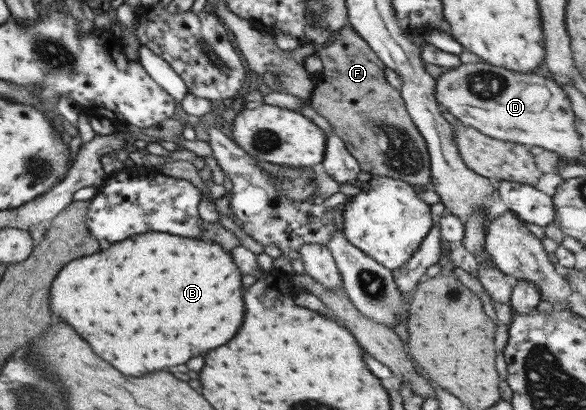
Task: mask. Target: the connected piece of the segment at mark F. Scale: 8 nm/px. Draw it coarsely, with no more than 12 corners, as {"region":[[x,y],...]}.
{"region":[[346,25],[317,53],[310,105],[374,170],[431,182],[386,66]]}

